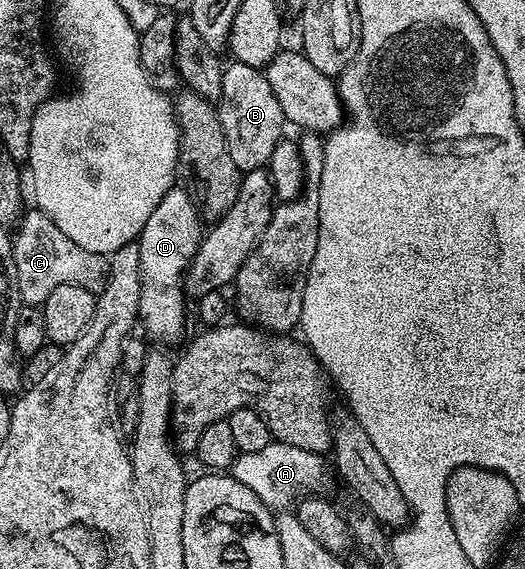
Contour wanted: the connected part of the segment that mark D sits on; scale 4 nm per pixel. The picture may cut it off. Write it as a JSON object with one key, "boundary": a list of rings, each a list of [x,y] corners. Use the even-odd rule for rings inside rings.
{"boundary":[[[172,186],[158,202],[137,239],[141,254],[139,320],[155,342],[164,345],[178,345],[184,339],[183,323],[187,320],[188,301],[183,291],[183,276],[200,244],[199,216],[200,209],[191,199],[190,191],[183,186]]]}

